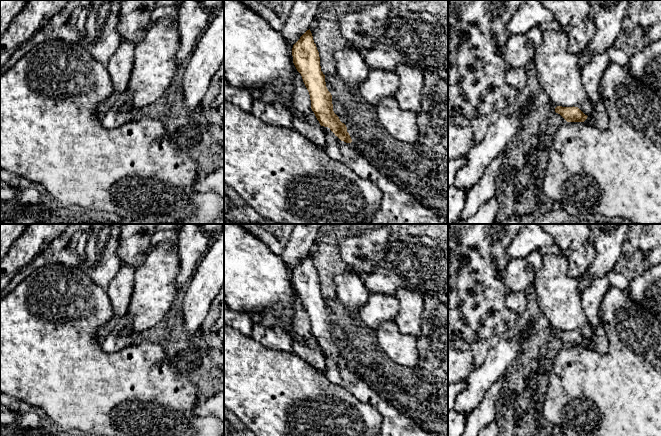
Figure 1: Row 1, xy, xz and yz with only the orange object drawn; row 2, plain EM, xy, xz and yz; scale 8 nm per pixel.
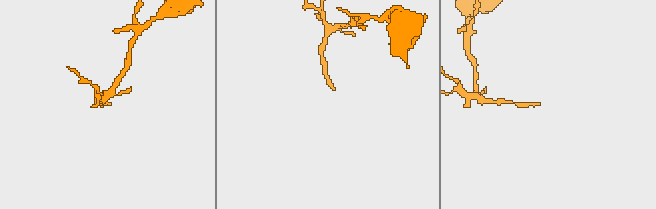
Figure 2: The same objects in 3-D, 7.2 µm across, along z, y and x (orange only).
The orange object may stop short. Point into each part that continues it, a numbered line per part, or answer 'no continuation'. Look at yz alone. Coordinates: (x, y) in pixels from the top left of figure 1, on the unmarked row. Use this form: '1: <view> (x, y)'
1: yz (599, 342)

